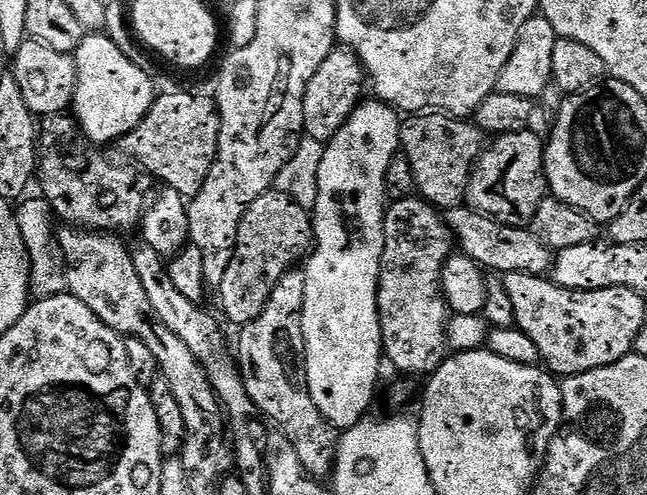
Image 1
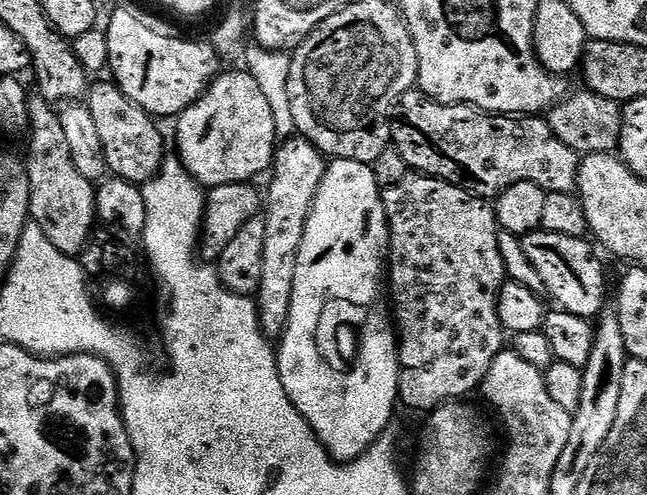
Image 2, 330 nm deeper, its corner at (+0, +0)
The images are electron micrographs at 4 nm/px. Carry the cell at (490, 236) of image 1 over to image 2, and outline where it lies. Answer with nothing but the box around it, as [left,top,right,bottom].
[522,230,605,320]

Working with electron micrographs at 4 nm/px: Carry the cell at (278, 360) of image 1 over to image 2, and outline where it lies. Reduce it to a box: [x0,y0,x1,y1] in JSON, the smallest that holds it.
[254,138,325,342]

